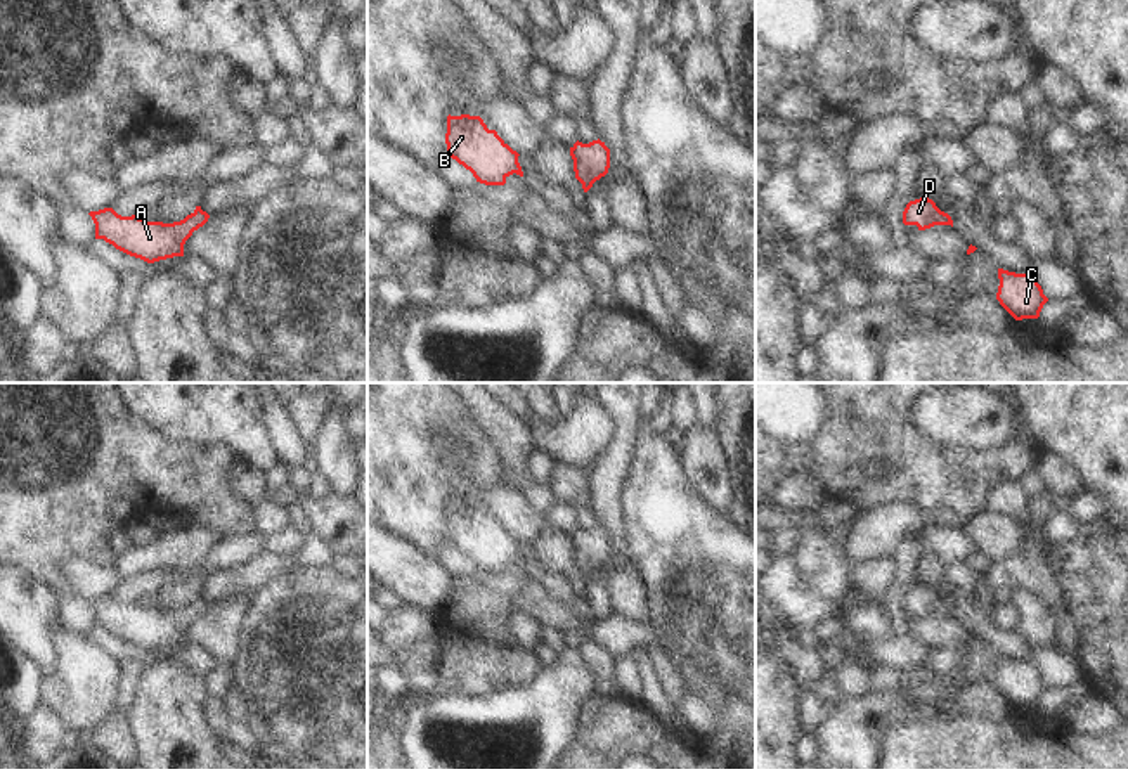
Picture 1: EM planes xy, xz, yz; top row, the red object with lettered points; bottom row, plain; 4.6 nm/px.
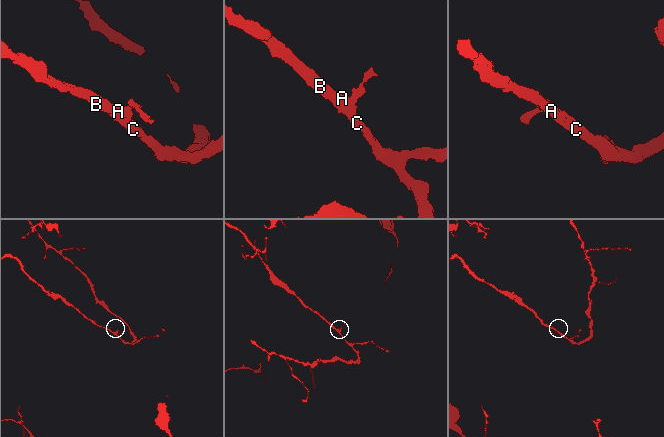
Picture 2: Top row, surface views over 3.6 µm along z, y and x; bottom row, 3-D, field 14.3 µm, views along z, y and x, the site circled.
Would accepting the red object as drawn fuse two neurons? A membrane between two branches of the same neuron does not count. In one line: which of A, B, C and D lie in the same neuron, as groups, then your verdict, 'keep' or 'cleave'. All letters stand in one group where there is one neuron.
groups A B C D; keep

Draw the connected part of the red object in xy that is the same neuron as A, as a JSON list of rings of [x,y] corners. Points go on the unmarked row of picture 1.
[[[201,594],[173,611],[146,610],[137,603],[121,604],[113,596],[90,599],[88,603],[95,611],[95,627],[104,627],[116,637],[147,651],[184,644],[185,629],[210,606]]]

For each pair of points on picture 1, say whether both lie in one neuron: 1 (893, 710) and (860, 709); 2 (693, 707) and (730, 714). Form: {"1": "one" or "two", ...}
{"1": "one", "2": "one"}

